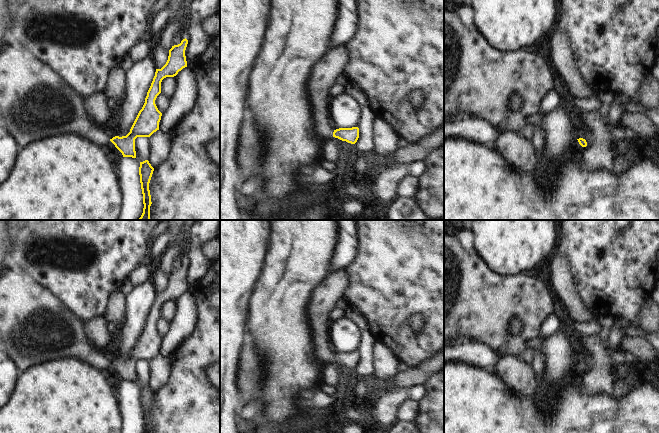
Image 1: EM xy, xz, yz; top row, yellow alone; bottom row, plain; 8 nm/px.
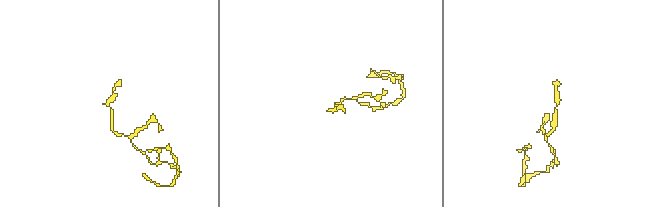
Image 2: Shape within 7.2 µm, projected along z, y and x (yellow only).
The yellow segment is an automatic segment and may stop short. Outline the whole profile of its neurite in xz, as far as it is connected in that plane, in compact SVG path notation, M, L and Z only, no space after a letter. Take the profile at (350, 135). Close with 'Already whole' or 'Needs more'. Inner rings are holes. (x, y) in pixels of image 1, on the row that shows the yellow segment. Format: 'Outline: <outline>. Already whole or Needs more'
Outline: M340 45L325 53L312 68L307 82L307 93L315 122L314 134L322 140L335 137L355 144L359 138L358 127L333 130L329 125L329 101L331 97L328 89L335 84L336 77L342 75L344 71L346 51L345 45Z. Needs more

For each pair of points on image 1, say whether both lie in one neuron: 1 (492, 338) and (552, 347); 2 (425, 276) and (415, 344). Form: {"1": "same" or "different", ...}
{"1": "different", "2": "same"}

